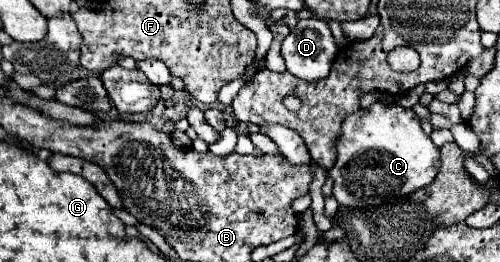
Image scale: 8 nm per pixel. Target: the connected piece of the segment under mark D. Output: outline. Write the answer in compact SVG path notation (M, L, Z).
M308 18L308 20L298 20L298 24L290 30L290 34L282 42L282 56L286 60L288 72L302 80L320 80L326 78L330 72L330 66L338 54L338 46L334 42L334 36L328 28L328 24L320 18Z

